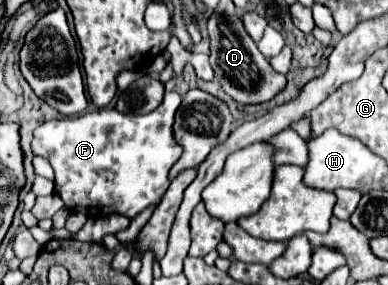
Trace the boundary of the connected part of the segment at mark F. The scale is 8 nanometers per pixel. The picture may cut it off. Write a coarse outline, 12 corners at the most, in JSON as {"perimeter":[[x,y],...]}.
{"perimeter":[[180,95],[146,115],[100,109],[46,121],[70,211],[134,219],[182,155]]}

